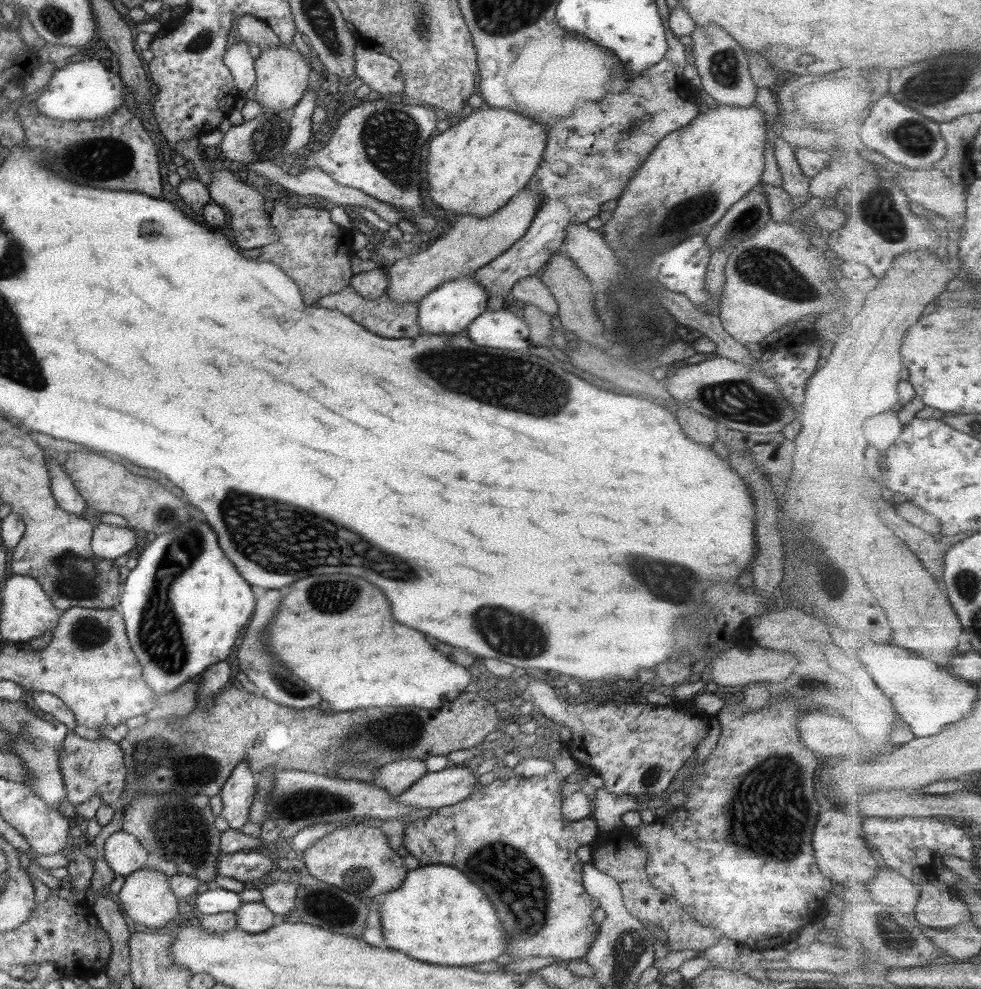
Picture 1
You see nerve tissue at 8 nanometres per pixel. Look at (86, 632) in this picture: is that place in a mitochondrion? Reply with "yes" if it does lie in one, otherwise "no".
yes

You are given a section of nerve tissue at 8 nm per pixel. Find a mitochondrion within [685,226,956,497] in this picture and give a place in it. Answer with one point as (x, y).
(741, 402)

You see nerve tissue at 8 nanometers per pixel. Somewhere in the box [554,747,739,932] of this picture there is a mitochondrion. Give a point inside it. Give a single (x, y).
(650, 776)

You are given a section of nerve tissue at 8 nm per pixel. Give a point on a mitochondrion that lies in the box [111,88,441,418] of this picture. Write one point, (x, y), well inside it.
(390, 136)

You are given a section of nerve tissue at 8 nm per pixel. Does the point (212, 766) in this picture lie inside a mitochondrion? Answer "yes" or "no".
yes

